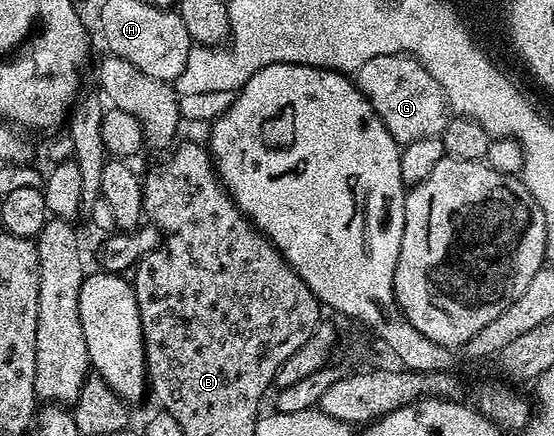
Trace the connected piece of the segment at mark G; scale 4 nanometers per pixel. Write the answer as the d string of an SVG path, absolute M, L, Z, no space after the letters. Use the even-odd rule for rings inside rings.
M413 54L385 55L374 57L356 72L358 88L366 94L368 101L384 121L384 125L400 145L412 141L424 141L424 137L439 137L448 122L448 104L436 77L423 65L421 59L415 59Z

